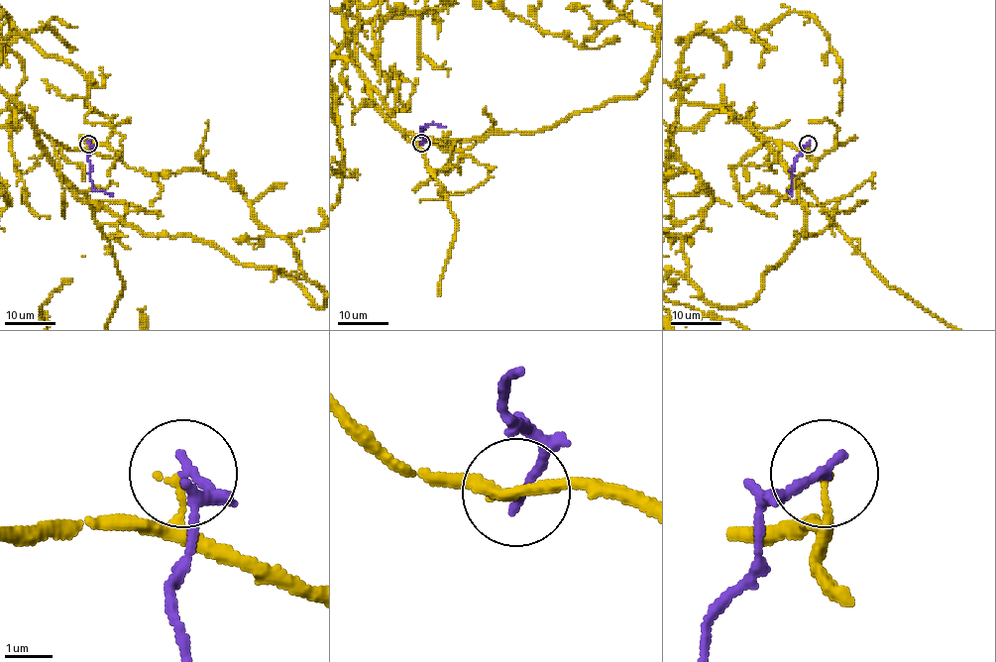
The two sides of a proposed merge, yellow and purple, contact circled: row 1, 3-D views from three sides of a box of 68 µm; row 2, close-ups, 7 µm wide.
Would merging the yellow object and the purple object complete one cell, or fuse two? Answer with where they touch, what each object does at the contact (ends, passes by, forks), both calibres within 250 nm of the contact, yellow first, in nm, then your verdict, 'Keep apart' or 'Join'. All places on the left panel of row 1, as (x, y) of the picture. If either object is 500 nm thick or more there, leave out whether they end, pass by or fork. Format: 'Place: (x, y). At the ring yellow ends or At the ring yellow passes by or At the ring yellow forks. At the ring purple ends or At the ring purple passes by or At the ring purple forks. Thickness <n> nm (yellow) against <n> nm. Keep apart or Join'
Place: (88, 144). At the ring yellow ends. At the ring purple ends. Thickness 120 nm (yellow) against 200 nm. Keep apart

